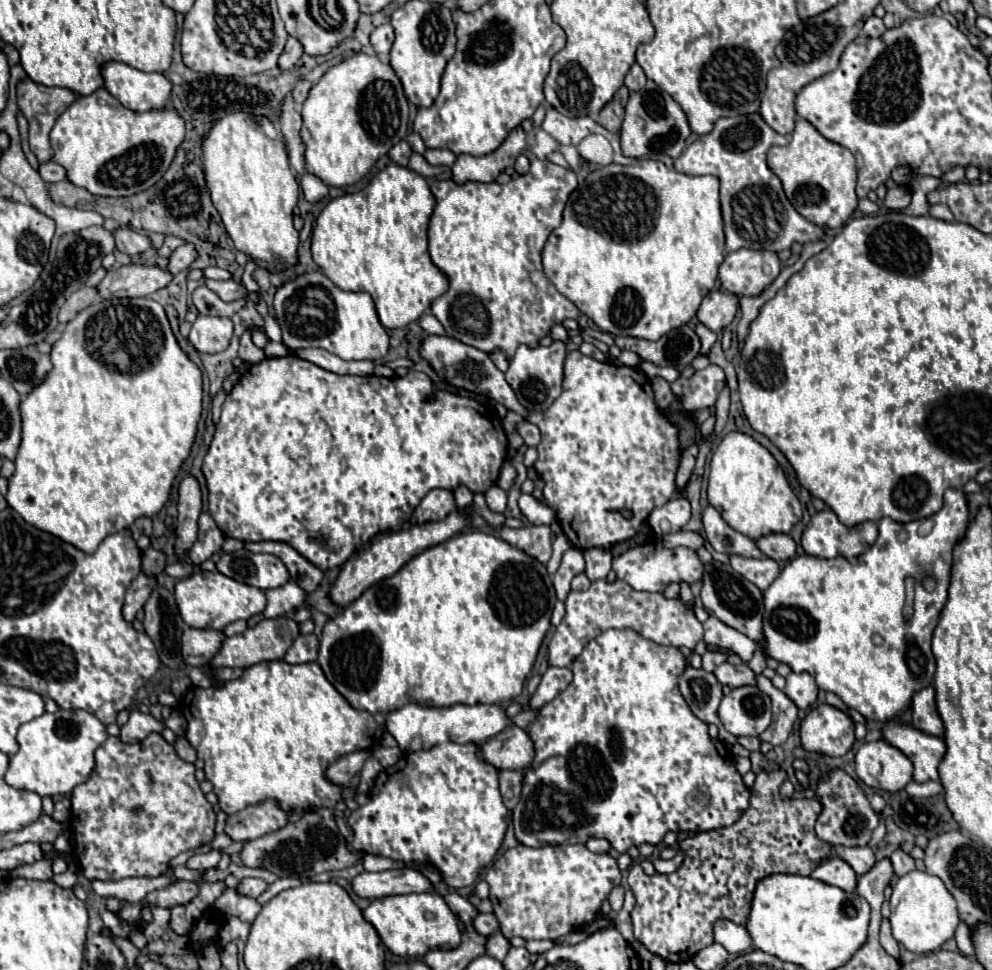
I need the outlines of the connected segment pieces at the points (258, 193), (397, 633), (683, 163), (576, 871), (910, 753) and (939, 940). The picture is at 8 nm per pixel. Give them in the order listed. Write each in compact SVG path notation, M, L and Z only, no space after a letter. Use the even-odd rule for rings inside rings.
M245 112L227 114L211 128L203 142L205 180L211 200L221 214L233 246L267 270L297 264L299 232L293 226L299 184L289 168L287 148L267 118L253 118Z
M461 532L461 534L457 534L449 540L445 540L437 546L431 546L425 552L417 554L397 574L393 574L393 576L373 584L371 588L367 588L355 602L351 602L335 618L331 618L323 628L317 664L321 666L327 680L343 694L343 698L347 698L347 702L353 708L365 710L365 712L371 712L371 714L397 710L399 706L403 706L403 698L409 698L411 702L421 704L421 706L505 702L505 700L511 700L511 698L519 696L521 690L523 690L525 678L529 676L529 672L535 664L539 646L541 646L541 642L543 642L543 638L545 638L545 634L551 626L551 612L553 612L555 600L557 598L555 598L555 590L553 590L551 578L547 574L547 568L543 564L539 564L535 558L531 558L525 552L513 548L511 544L501 540L499 536L485 534L485 532Z
M761 114L723 118L707 136L699 136L675 160L675 170L689 176L711 174L721 180L721 210L725 220L725 250L739 248L779 252L793 242L807 244L827 240L823 228L805 220L787 200L781 180L767 166L767 150L775 144L775 130ZM777 204L777 208L775 208Z
M517 844L509 848L503 856L499 856L493 866L487 870L485 880L491 888L489 900L493 904L493 912L501 924L501 932L507 938L523 936L525 940L555 940L565 936L567 932L575 932L583 928L587 922L595 920L601 912L601 902L609 896L609 892L619 886L621 872L617 868L615 858L609 854L593 854L585 844L557 844L557 846L539 846L529 848Z
M891 720L885 724L883 738L895 748L899 748L913 762L915 782L923 784L929 780L939 780L937 766L947 750L943 738L929 736L917 728L903 726L899 720Z
M913 870L897 880L891 894L891 916L893 936L913 954L927 954L941 948L943 942L953 938L959 926L959 914L955 898L945 888L943 880L921 870Z

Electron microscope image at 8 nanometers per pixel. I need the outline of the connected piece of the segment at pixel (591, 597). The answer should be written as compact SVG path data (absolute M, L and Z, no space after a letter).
M597 580L585 592L571 592L565 600L565 608L567 614L557 626L549 644L549 666L571 666L573 660L583 652L587 642L591 642L609 628L631 628L655 644L675 648L687 646L691 650L703 638L703 626L695 618L693 608L685 608L679 600L667 600L659 592L635 592L623 580L615 580L613 584Z

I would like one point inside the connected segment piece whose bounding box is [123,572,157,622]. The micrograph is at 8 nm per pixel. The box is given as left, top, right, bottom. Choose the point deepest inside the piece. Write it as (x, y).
(140, 589)

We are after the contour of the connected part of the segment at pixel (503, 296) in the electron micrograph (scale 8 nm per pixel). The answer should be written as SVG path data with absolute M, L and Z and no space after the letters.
M533 160L527 174L517 176L507 184L457 184L453 180L431 184L437 204L429 220L429 256L433 264L449 278L449 290L433 302L431 312L445 326L449 336L483 352L501 348L507 358L511 358L519 344L537 346L539 338L547 336L553 324L579 316L577 306L555 290L541 266L543 244L547 236L561 224L565 202L575 188L575 172L549 160Z

